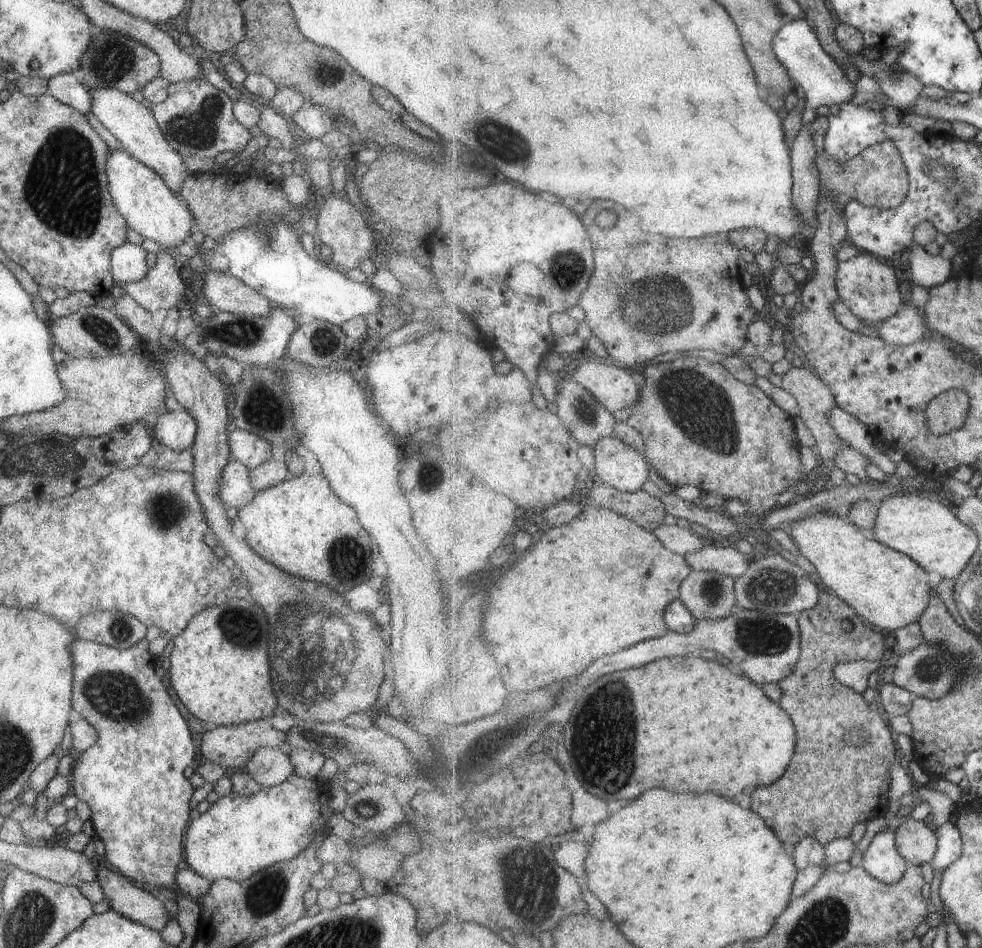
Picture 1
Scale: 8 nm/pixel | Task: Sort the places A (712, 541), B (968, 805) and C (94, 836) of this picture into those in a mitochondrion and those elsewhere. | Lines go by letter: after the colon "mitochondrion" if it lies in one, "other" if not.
A: other
B: other
C: other

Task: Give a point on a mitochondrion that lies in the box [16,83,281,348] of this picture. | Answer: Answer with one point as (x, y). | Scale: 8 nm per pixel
(70, 208)

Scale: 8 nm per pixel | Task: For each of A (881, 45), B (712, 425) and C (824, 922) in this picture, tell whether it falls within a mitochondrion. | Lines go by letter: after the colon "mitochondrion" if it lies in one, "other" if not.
A: other
B: mitochondrion
C: mitochondrion

